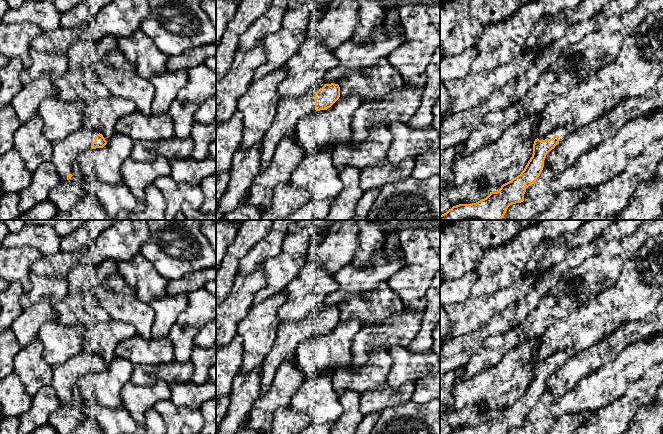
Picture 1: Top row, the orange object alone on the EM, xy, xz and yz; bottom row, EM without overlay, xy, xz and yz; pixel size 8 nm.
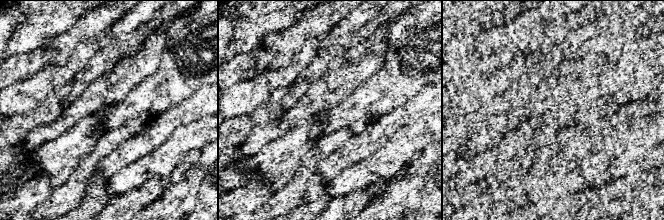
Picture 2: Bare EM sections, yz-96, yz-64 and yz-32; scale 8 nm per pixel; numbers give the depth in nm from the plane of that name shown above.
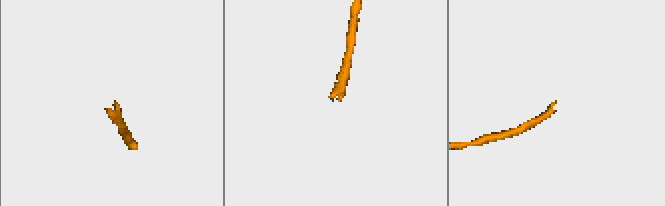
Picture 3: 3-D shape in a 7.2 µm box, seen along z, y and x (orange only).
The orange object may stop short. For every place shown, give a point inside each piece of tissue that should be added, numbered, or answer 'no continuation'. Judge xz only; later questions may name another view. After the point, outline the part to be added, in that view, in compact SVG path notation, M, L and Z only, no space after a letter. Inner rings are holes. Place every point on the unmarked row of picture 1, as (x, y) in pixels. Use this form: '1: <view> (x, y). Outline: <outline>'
1: xz (289, 336). Outline: M315 318L279 325L276 340L262 362L260 394L267 391L279 366L292 360L297 347L315 335Z

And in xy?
1: xy (65, 376). Outline: M82 351L76 357L52 367L51 386L55 389L61 404L67 404L67 399L72 398L72 388L77 385L78 379L91 373L95 360L99 355Z

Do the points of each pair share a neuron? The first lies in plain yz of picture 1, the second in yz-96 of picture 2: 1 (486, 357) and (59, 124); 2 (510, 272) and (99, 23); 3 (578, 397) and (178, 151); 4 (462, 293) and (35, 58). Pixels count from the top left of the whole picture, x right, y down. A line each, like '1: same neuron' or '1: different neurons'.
1: same neuron
2: same neuron
3: same neuron
4: same neuron

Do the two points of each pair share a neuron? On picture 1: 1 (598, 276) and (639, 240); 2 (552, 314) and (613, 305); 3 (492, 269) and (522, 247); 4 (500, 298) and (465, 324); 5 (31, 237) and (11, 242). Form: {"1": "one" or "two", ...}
{"1": "one", "2": "two", "3": "one", "4": "one", "5": "one"}

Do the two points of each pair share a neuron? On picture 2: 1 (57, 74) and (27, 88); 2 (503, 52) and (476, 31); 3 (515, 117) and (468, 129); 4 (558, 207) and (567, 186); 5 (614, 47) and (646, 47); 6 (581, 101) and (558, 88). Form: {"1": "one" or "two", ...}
{"1": "one", "2": "two", "3": "two", "4": "two", "5": "two", "6": "two"}

